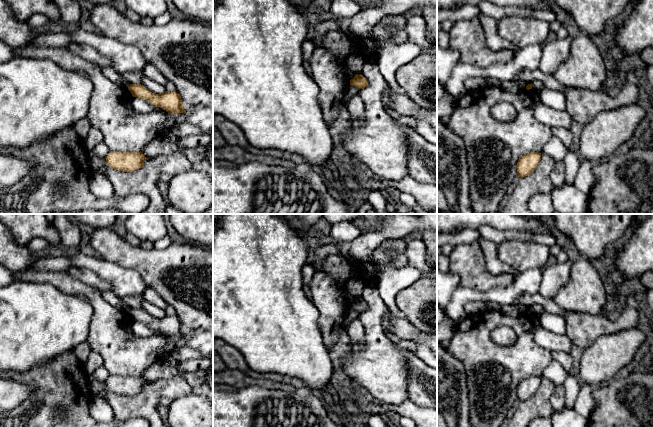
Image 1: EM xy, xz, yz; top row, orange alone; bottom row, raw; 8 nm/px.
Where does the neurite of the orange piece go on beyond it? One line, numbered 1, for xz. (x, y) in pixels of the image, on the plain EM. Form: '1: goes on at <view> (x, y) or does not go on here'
1: does not go on here

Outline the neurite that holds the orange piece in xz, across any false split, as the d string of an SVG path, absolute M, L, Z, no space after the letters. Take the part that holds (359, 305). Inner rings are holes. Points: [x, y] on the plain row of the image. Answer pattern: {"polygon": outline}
{"polygon": "M356 298L354 302L350 304L350 309L360 314L368 310L368 304L363 299Z"}

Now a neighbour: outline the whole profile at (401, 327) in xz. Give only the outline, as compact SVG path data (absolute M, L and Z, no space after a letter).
M390 311L383 317L382 326L385 331L393 333L402 339L412 341L414 335L421 332L406 319L394 317Z

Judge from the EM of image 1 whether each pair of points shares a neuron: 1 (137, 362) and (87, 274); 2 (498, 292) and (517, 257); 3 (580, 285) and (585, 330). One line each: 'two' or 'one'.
1: two
2: two
3: two

